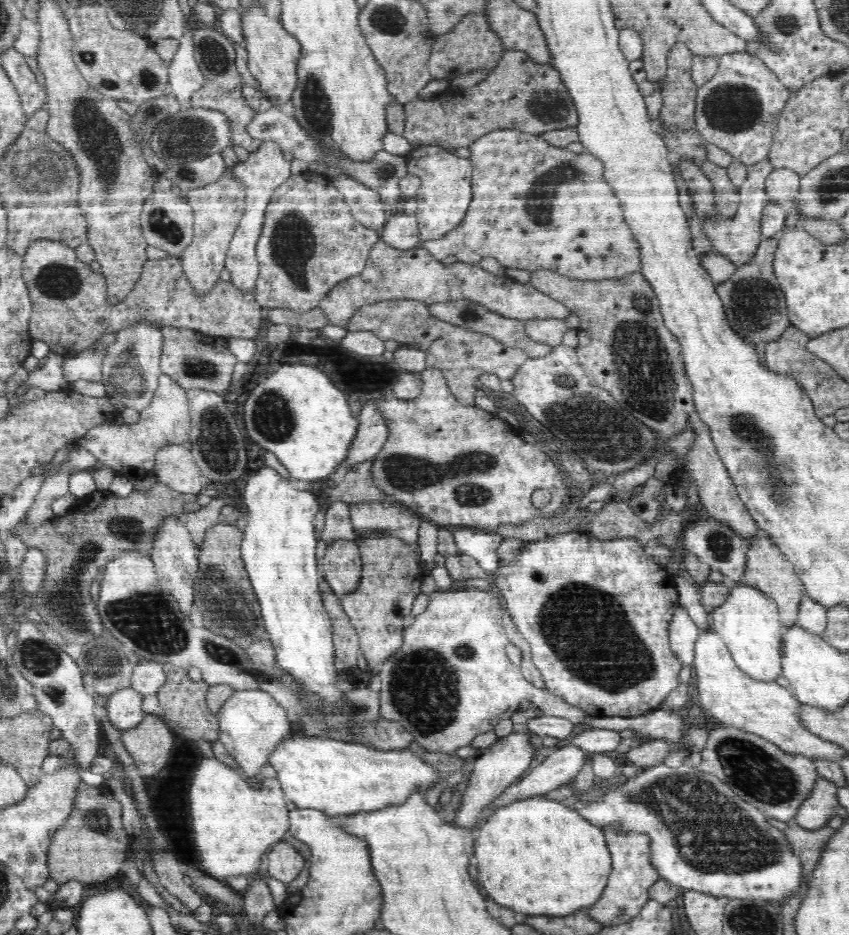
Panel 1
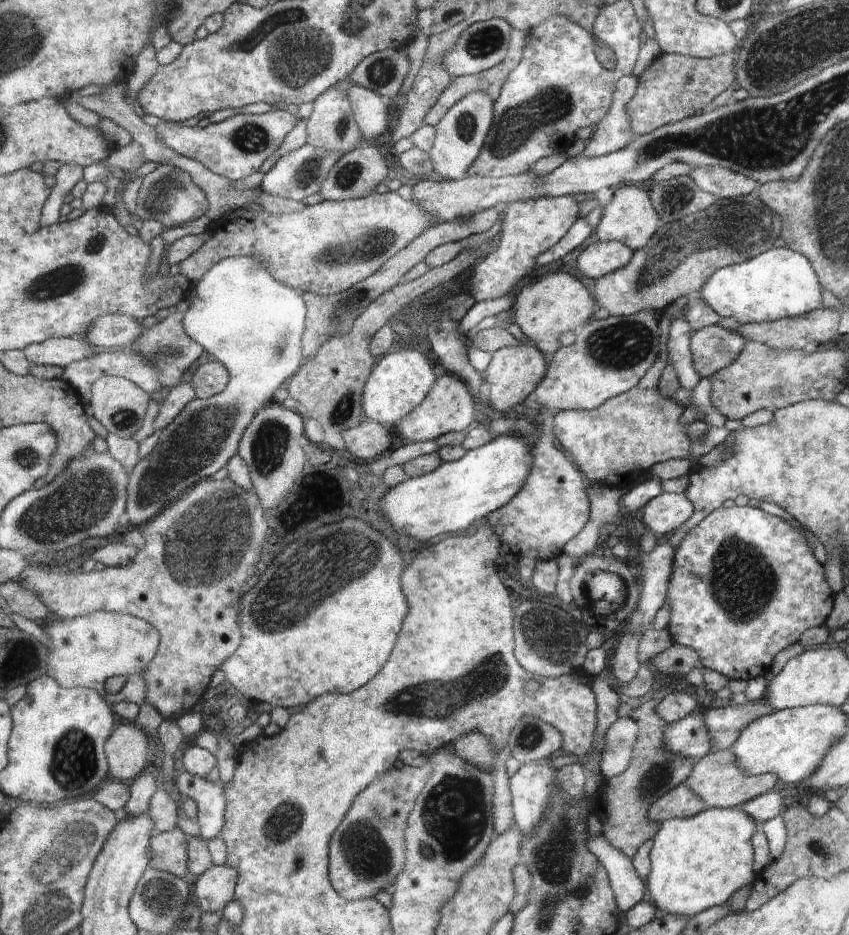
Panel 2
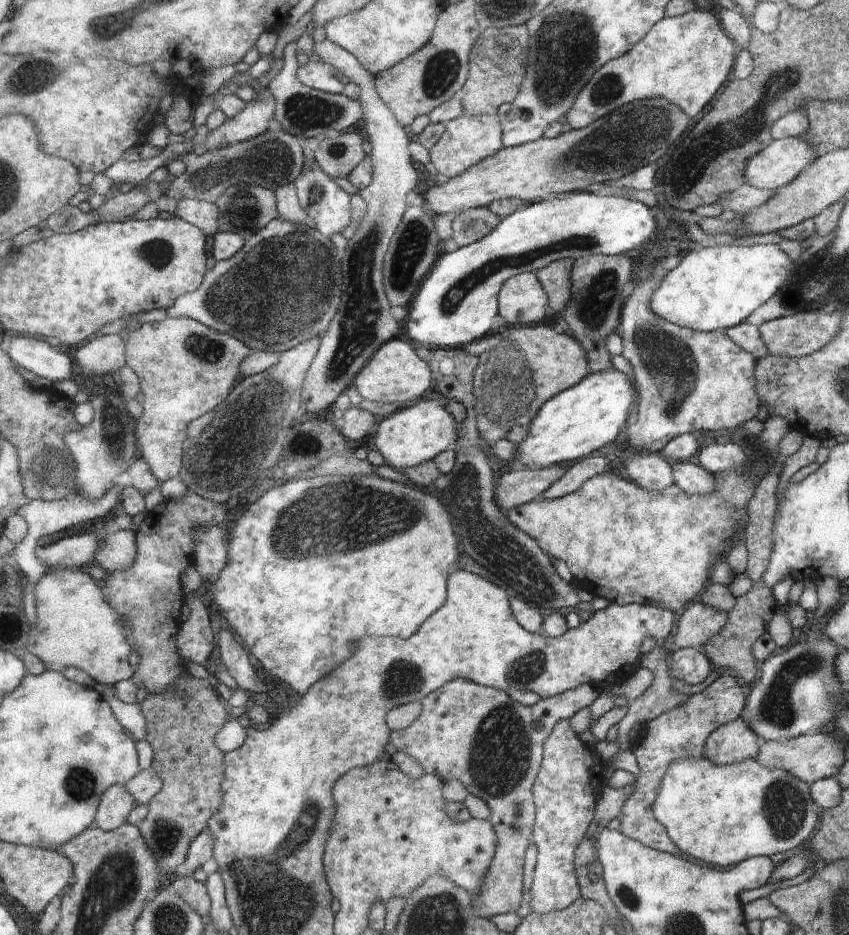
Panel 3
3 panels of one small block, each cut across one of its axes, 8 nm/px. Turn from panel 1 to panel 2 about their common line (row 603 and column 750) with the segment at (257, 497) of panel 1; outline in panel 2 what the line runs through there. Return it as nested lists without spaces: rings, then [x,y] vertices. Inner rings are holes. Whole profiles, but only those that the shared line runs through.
[[[788,246],[766,250],[764,254],[751,258],[750,261],[725,266],[716,270],[708,282],[700,289],[699,297],[720,316],[735,318],[740,325],[746,323],[763,323],[779,321],[781,318],[803,317],[815,313],[822,306],[822,294],[818,290],[818,272],[812,270],[811,261],[799,251]]]

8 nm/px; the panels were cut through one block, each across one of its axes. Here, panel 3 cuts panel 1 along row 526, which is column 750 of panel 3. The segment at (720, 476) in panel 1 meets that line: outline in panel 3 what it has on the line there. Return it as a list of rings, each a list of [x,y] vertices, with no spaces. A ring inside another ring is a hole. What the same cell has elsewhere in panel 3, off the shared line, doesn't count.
[[[738,717],[707,738],[705,758],[721,767],[741,763],[755,758],[760,744],[759,735]]]

